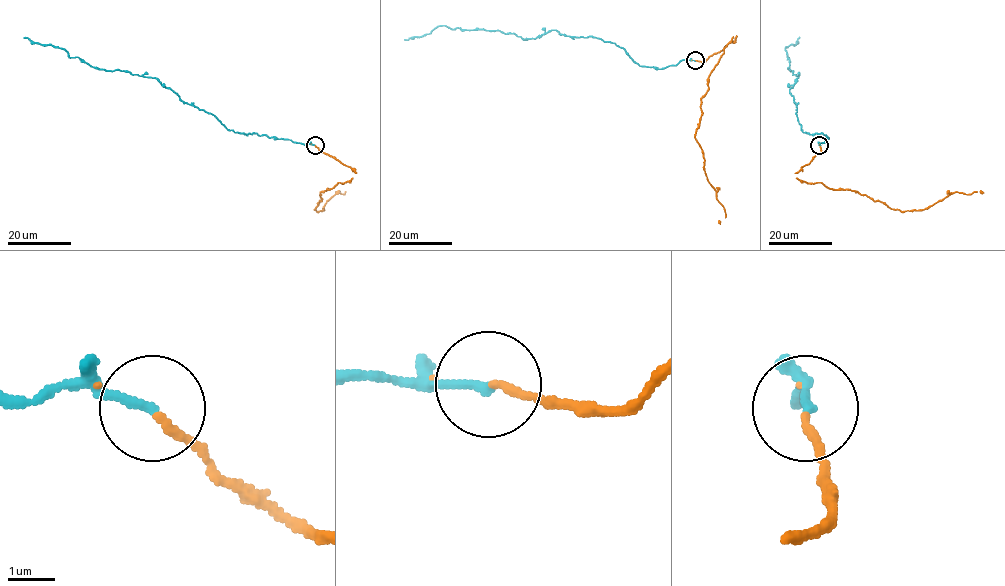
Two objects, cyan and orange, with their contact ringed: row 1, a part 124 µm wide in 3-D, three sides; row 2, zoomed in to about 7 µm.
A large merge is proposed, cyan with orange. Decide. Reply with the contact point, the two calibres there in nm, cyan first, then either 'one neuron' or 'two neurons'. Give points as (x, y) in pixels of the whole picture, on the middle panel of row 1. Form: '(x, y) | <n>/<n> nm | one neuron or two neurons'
(695, 60) | 190/170 nm | one neuron

